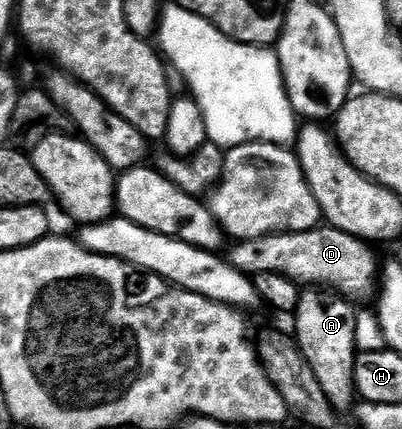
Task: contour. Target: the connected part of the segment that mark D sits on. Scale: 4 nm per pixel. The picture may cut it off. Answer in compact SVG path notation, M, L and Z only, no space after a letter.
M317 227L297 233L270 233L249 241L236 241L230 260L233 267L249 275L260 272L283 273L297 283L333 287L335 290L353 295L352 293L366 292L378 281L376 257L368 245L371 244L367 240L350 235L341 229Z

